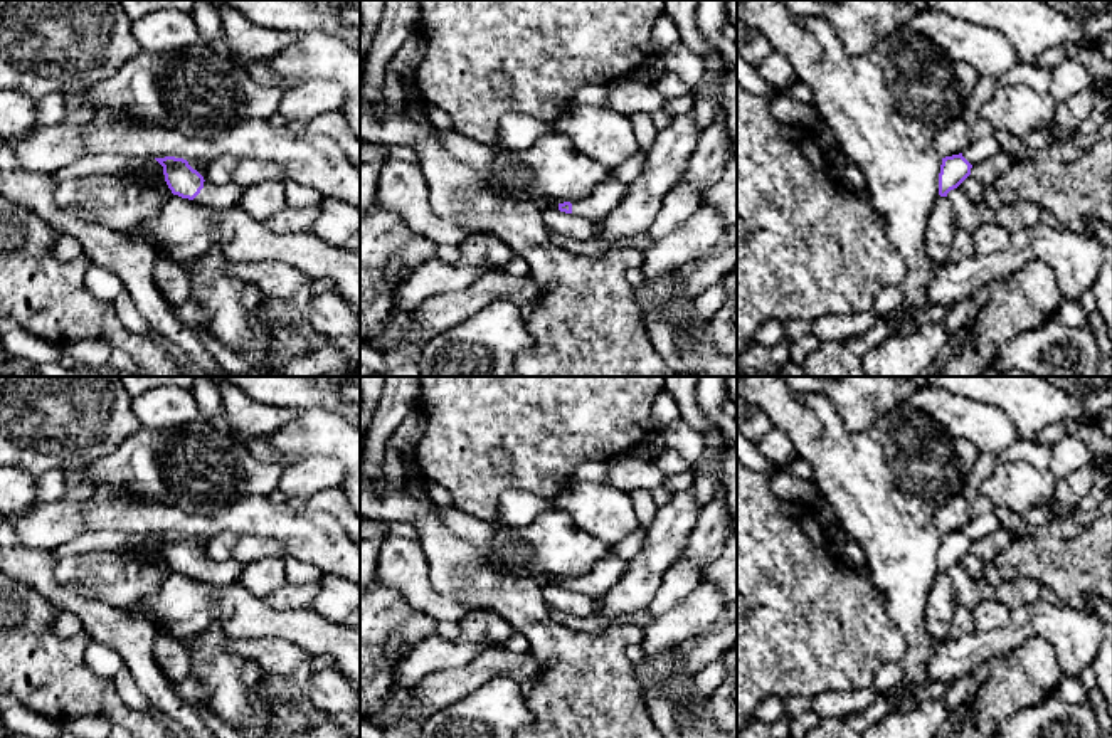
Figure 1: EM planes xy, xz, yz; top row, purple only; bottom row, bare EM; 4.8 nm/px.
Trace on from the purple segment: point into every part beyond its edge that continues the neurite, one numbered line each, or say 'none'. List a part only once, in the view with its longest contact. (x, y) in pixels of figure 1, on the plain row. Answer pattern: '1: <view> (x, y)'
1: xy (219, 574)

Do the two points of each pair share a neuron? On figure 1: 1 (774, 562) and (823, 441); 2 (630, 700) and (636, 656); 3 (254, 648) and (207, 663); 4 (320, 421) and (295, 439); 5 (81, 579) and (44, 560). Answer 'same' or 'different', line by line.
1: different
2: different
3: different
4: same
5: different

